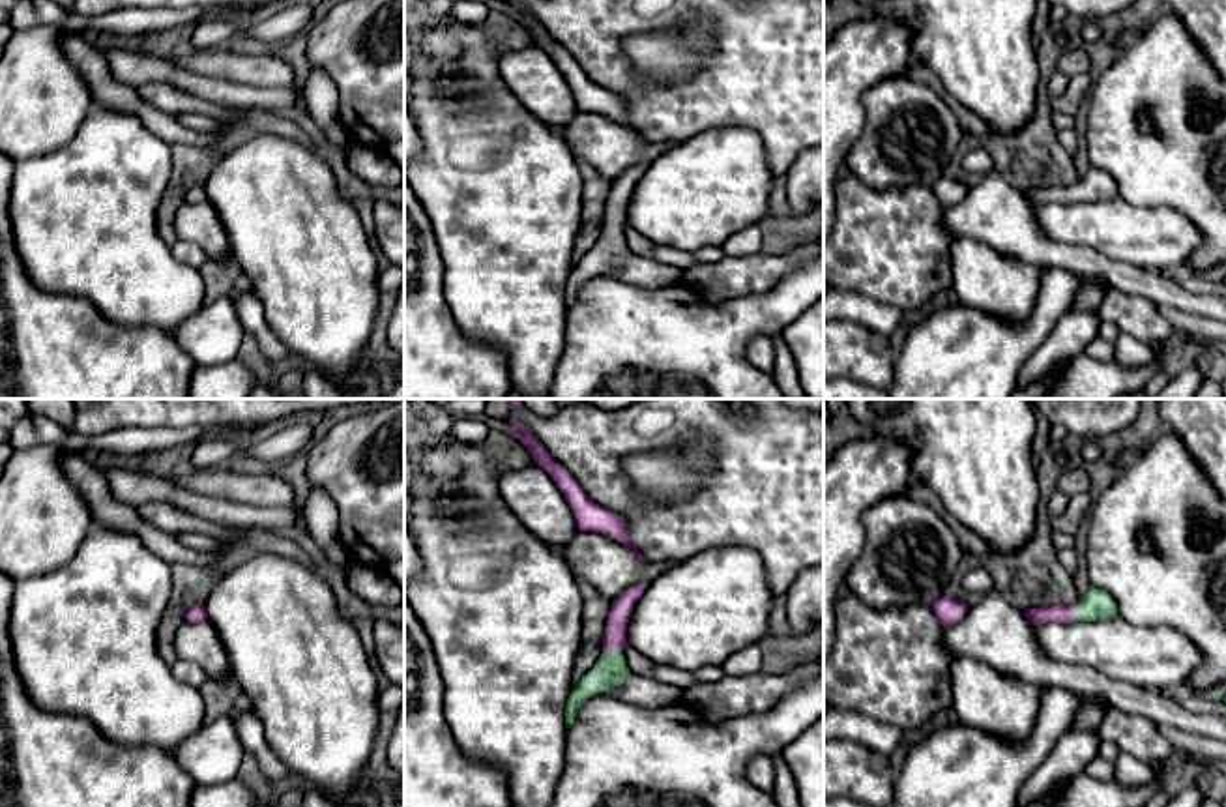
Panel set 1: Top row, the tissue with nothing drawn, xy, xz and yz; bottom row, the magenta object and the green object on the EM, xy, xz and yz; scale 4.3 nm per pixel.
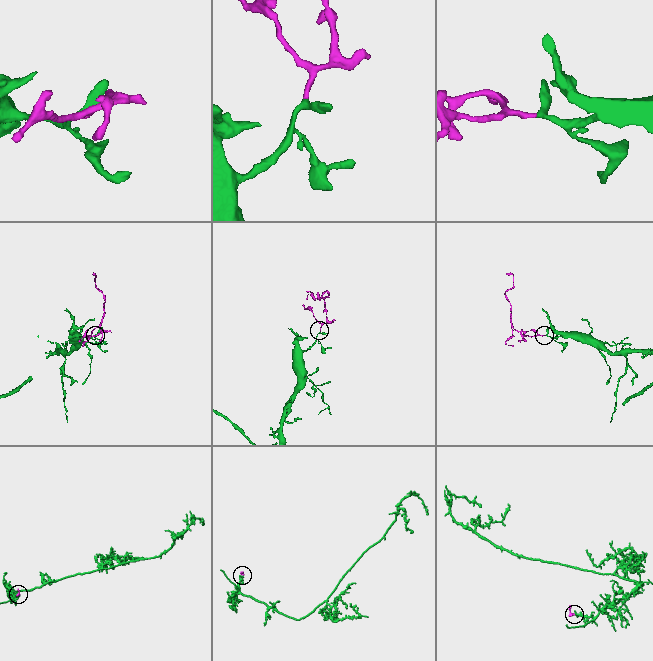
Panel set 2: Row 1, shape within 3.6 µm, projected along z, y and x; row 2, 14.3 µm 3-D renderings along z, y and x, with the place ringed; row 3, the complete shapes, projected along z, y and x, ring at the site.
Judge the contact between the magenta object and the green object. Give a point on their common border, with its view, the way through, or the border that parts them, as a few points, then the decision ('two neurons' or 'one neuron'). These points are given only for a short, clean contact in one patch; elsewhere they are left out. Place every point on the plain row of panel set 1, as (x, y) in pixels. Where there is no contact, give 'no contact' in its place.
contact xz (612, 227); way xz (622, 188), (612, 227), (611, 249); one neuron

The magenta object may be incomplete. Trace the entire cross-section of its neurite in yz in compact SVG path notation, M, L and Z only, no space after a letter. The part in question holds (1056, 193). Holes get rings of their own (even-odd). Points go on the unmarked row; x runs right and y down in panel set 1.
M1089 167L1089 170L1080 178L1074 185L1052 185L1052 187L1037 187L1022 193L1033 206L1043 206L1048 202L1097 202L1117 197L1119 189L1114 178L1097 167Z

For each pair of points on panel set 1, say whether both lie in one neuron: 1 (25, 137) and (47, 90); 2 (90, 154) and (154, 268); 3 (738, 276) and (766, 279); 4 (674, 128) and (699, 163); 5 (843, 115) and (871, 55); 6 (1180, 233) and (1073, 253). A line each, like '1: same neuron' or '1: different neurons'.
1: same neuron
2: same neuron
3: same neuron
4: different neurons
5: same neuron
6: different neurons

